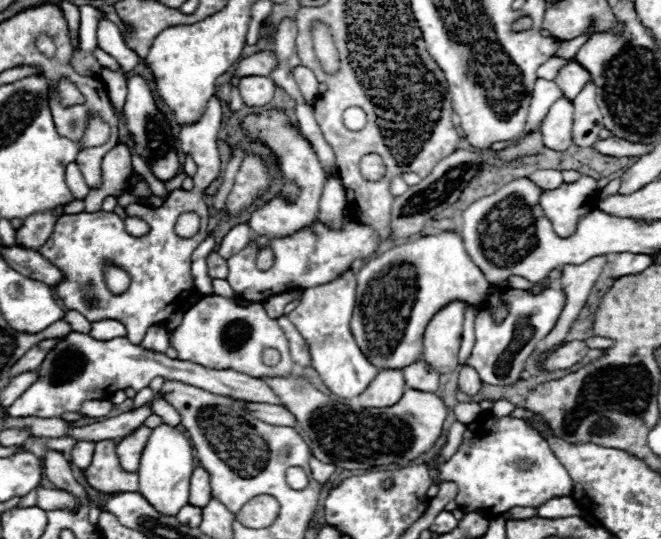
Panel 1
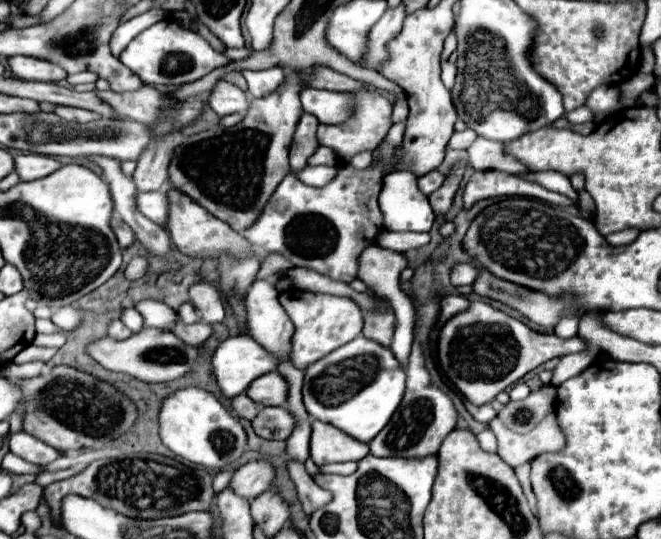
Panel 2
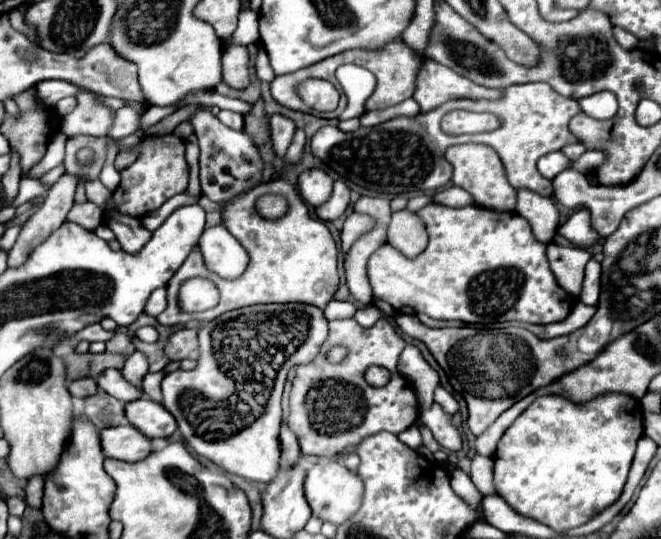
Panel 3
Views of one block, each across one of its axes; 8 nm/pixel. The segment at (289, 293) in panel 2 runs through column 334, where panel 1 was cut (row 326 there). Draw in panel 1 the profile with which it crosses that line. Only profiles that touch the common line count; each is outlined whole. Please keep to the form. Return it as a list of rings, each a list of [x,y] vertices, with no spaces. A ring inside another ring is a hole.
[[[348,270],[330,284],[306,288],[296,310],[288,314],[298,332],[306,338],[312,356],[312,368],[318,372],[328,390],[340,398],[356,398],[374,380],[378,370],[364,358],[350,332],[350,318],[356,304],[356,278]]]

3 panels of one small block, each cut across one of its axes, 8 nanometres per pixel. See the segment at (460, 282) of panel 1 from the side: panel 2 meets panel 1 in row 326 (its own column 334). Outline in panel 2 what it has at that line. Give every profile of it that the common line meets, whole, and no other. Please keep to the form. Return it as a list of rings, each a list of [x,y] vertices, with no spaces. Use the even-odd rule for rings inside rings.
[[[358,336],[354,342],[330,352],[322,362],[306,368],[302,396],[310,416],[338,426],[360,442],[370,442],[388,424],[404,396],[404,388],[406,372],[392,350],[370,338]]]

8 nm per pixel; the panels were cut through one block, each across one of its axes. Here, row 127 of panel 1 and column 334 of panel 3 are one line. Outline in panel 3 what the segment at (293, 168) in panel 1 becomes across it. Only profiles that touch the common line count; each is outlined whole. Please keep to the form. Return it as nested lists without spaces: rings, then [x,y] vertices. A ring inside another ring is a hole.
[[[310,168],[300,174],[298,190],[284,180],[276,180],[270,184],[260,184],[254,190],[232,200],[224,208],[222,224],[242,244],[244,250],[248,250],[250,262],[248,262],[246,272],[236,280],[218,278],[218,274],[206,270],[206,264],[202,262],[202,252],[198,250],[198,246],[194,246],[194,250],[186,258],[182,270],[178,270],[178,276],[174,276],[168,282],[168,288],[166,288],[168,306],[158,316],[158,322],[166,324],[166,326],[186,324],[190,320],[208,322],[228,310],[236,310],[236,308],[244,308],[244,306],[252,306],[252,304],[268,304],[268,302],[280,302],[280,304],[306,302],[306,304],[314,304],[324,310],[338,288],[338,268],[336,268],[338,250],[336,250],[336,243],[325,222],[313,218],[307,204],[326,202],[332,194],[332,186],[334,186],[334,180],[324,170]],[[264,194],[280,194],[286,198],[289,208],[282,218],[266,220],[258,214],[256,200]],[[192,276],[206,276],[206,278],[214,280],[216,284],[220,284],[220,304],[216,308],[206,310],[204,314],[184,314],[178,308],[178,288],[186,278],[192,278]]]

